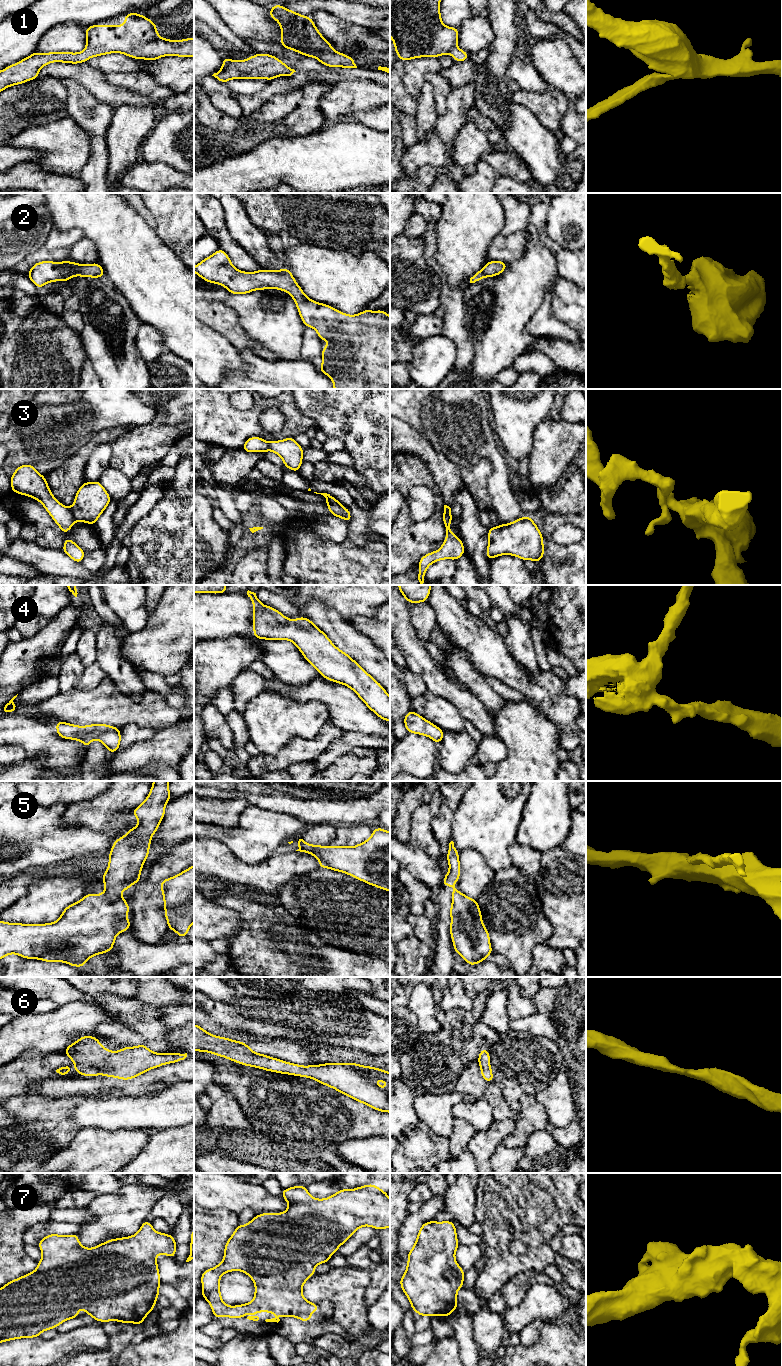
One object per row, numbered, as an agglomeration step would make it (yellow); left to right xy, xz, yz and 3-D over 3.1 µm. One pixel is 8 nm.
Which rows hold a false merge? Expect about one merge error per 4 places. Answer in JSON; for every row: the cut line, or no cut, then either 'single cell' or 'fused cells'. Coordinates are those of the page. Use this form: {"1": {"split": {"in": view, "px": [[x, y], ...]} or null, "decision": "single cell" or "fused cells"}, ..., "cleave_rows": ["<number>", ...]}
{"1": {"split": null, "decision": "single cell"}, "2": {"split": null, "decision": "single cell"}, "3": {"split": {"in": "xy", "px": [[70, 508], [75, 519]]}, "decision": "fused cells"}, "4": {"split": null, "decision": "single cell"}, "5": {"split": null, "decision": "single cell"}, "6": {"split": null, "decision": "single cell"}, "7": {"split": null, "decision": "single cell"}, "cleave_rows": ["3"]}

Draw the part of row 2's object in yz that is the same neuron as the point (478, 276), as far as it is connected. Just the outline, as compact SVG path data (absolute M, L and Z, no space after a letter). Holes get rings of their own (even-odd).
M488 261L486 265L470 278L470 283L479 282L485 277L494 277L501 274L507 268L503 261Z

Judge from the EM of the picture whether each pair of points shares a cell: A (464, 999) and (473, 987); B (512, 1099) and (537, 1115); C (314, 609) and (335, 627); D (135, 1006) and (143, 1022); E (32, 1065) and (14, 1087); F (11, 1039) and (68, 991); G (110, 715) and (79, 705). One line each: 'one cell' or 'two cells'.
A: two cells
B: two cells
C: one cell
D: one cell
E: one cell
F: two cells
G: one cell

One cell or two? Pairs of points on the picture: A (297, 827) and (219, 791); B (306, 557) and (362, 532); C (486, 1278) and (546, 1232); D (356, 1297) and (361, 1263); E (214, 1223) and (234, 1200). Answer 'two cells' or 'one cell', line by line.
A: two cells
B: two cells
C: one cell
D: two cells
E: two cells

